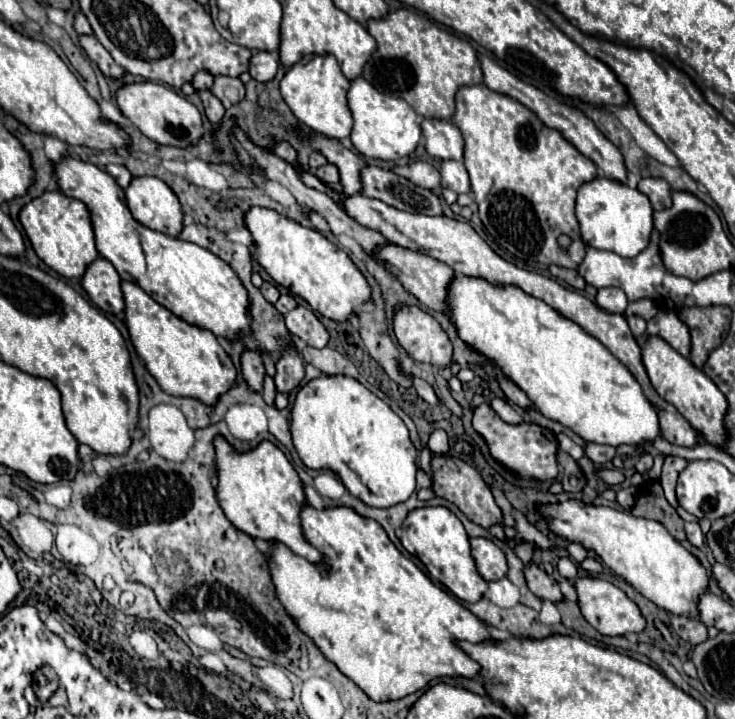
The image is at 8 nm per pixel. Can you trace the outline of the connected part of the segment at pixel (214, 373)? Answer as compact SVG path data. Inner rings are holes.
M123 282L123 294L125 322L131 334L131 342L147 370L167 394L189 396L201 400L203 404L217 404L217 396L221 396L221 392L229 392L229 388L237 384L237 370L233 360L211 332L189 326L173 312L159 306L133 282Z

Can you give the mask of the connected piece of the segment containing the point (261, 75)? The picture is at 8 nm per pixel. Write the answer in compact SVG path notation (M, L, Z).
M255 52L251 58L249 74L257 82L269 82L275 78L279 66L279 56L275 52Z

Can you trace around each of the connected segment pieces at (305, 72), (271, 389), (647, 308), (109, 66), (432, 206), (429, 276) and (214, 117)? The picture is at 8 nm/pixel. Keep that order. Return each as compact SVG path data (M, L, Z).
M311 56L305 62L295 64L281 80L281 96L293 114L321 136L345 140L353 130L353 116L347 106L347 92L351 82L343 76L333 56Z
M266 374L264 378L262 393L265 403L267 405L274 405L276 387L274 379L268 374Z
M635 300L627 306L625 314L637 314L637 316L643 316L645 320L651 320L655 314L657 314L657 306L651 302L651 300Z
M81 36L81 46L85 48L87 56L99 66L99 70L103 72L105 78L115 78L115 80L123 78L125 68L121 68L121 66L109 56L109 52L105 52L105 48L101 48L101 44L99 44L99 40L97 40L95 36Z
M369 164L363 170L361 180L367 196L373 196L393 208L401 208L403 212L421 212L425 216L445 216L441 200L431 190L415 186L391 170Z
M395 244L385 246L383 250L377 250L377 254L379 254L381 260L385 260L387 270L389 270L413 296L417 296L417 300L419 300L423 306L427 306L429 310L435 310L435 312L449 314L449 302L447 302L447 300L449 300L449 288L451 288L451 284L453 284L453 280L455 280L455 272L453 272L447 264L443 264L443 262L431 258L431 256L425 256L425 254L421 254L421 252L411 252L411 250L407 250L407 248L395 246Z
M207 90L207 92L199 92L201 94L201 100L203 100L203 106L205 106L205 114L211 122L211 130L217 132L221 128L221 120L223 120L223 114L225 114L225 108L223 104Z

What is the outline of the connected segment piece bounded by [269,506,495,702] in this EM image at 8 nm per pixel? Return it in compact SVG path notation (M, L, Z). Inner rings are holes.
M305 506L301 520L305 538L323 552L325 562L329 564L329 576L321 576L319 566L293 554L283 544L273 544L273 556L269 562L277 596L297 626L371 700L399 700L417 692L419 688L425 688L431 680L443 676L479 676L481 666L469 658L457 646L457 642L493 642L495 638L489 634L487 624L465 606L461 606L461 602L445 588L433 584L425 572L421 572L409 558L405 558L375 520L363 518L345 506L325 510Z

